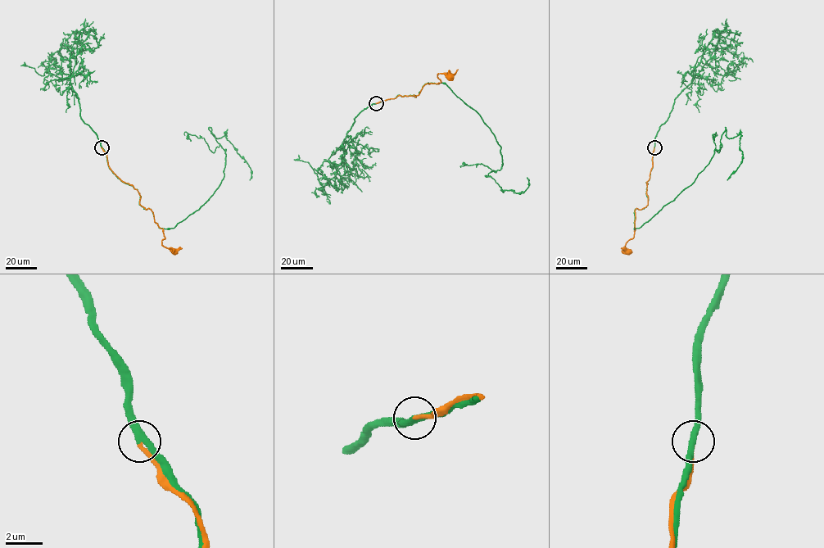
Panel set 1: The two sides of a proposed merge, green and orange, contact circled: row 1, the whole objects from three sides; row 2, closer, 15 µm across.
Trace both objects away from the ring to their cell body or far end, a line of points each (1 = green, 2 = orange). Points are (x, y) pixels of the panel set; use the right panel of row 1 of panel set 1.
1: (654, 147), (634, 228), (691, 184), (725, 127), (728, 138), (740, 135), (742, 152), (727, 180)
2: (654, 147), (649, 178), (646, 182), (648, 204), (635, 210), (634, 237), (625, 245), (628, 251)

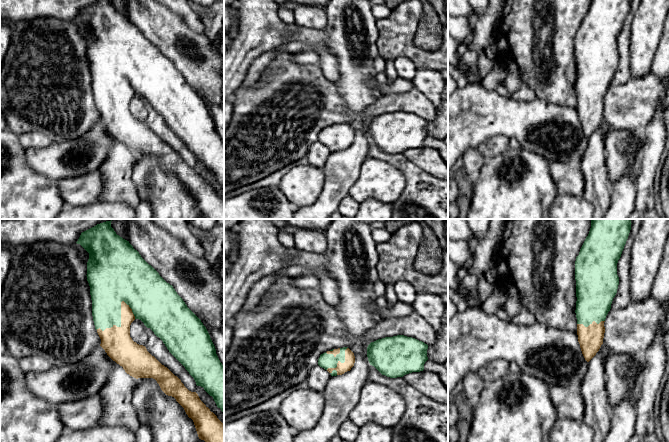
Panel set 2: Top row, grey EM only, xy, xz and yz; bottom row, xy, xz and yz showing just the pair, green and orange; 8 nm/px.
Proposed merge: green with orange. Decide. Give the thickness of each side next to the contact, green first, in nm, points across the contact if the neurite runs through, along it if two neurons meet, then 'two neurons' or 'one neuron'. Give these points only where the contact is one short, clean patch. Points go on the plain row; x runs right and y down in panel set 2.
280 nm thick on the green side, 240 nm on the other; one neuron

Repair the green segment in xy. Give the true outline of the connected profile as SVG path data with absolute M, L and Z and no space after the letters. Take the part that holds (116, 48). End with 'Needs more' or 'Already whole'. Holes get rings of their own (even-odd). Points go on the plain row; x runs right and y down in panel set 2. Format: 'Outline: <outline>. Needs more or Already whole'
Outline: M97 0L82 8L76 19L89 29L86 52L90 62L93 97L101 115L100 122L130 152L155 155L161 166L174 173L193 196L199 215L206 219L224 219L224 199L200 176L196 168L189 167L145 122L137 120L130 113L131 99L135 95L141 96L163 117L169 128L194 154L196 161L203 163L224 188L224 142L201 96L129 17L116 10L111 0Z. Needs more

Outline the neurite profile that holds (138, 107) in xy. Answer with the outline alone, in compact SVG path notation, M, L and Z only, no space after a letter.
M135 95L130 101L130 113L134 118L139 121L145 122L148 117L147 111L147 103L144 99L139 96Z

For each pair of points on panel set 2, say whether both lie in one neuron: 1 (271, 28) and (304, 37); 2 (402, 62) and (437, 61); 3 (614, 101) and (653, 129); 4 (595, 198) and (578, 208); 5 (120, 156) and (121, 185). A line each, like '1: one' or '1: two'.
1: two
2: two
3: two
4: two
5: one

